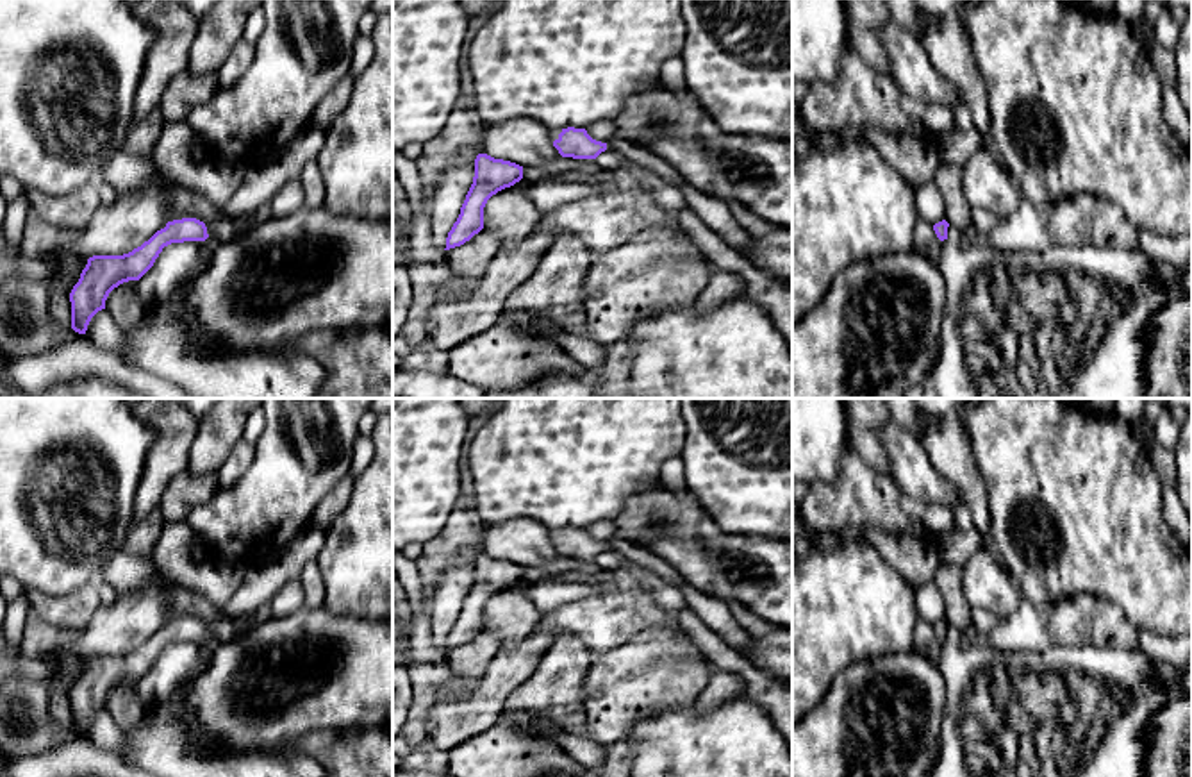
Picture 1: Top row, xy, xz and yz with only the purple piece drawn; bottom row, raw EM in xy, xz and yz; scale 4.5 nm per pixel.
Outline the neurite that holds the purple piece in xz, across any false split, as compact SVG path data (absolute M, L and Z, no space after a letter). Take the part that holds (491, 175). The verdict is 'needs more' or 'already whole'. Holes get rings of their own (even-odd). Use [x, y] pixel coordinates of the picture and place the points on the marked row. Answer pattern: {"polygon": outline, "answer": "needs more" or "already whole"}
{"polygon": "M478 154L475 159L473 184L460 207L460 214L446 238L446 248L455 248L469 241L484 229L484 207L498 191L514 186L523 179L523 166Z", "answer": "already whole"}

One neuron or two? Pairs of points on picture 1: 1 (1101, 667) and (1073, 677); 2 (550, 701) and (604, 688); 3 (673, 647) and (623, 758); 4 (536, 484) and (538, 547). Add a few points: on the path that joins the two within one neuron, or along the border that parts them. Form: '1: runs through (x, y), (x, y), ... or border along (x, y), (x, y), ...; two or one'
1: runs through (1094, 672), (1080, 677); one
2: border along (595, 658), (584, 686), (582, 715), (586, 735); two
3: border along (623, 738), (605, 745); two
4: border along (496, 524), (507, 518), (532, 518), (548, 531); two

